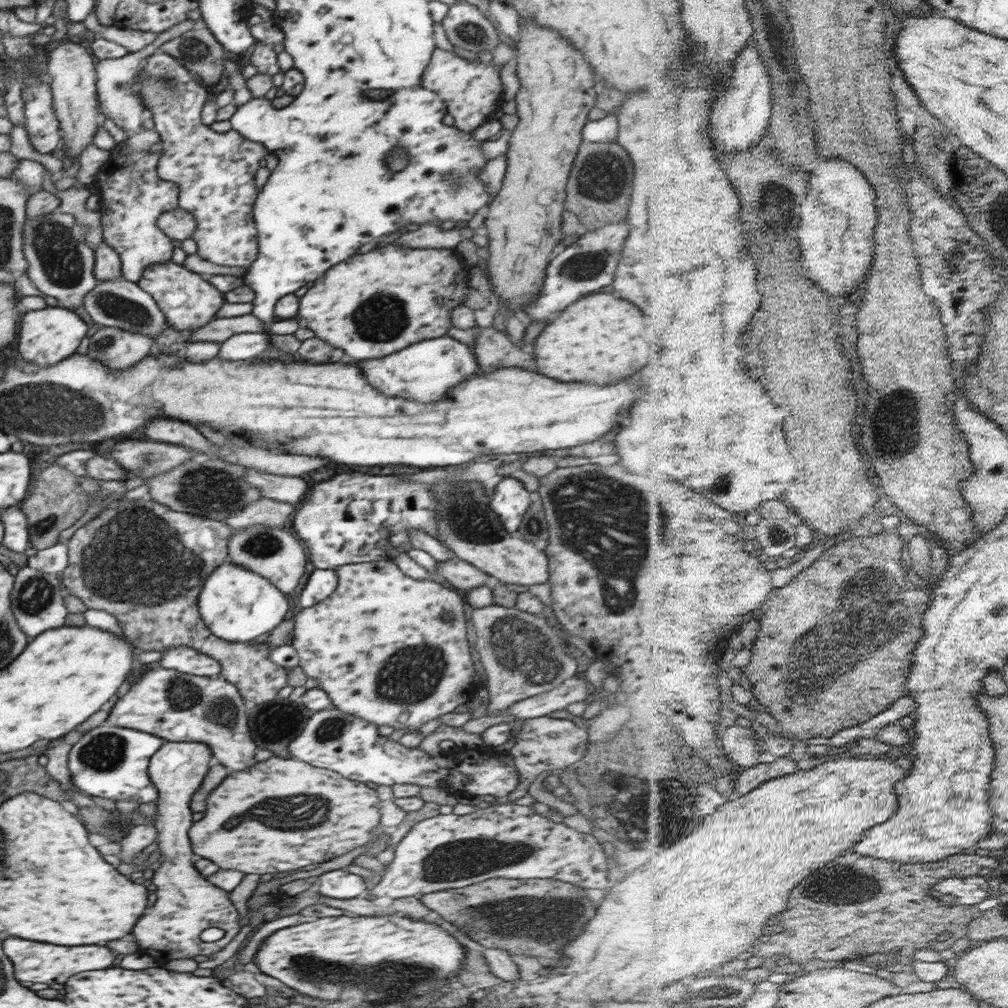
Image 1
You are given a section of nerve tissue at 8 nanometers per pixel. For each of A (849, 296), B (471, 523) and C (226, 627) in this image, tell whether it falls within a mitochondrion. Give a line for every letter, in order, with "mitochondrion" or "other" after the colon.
A: other
B: mitochondrion
C: other

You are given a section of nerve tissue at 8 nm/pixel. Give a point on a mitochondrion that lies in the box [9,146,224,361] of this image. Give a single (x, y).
(58, 252)

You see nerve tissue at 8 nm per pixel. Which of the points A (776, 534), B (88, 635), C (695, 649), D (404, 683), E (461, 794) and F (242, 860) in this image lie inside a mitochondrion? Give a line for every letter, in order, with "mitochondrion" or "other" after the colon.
A: mitochondrion
B: other
C: other
D: mitochondrion
E: other
F: other

